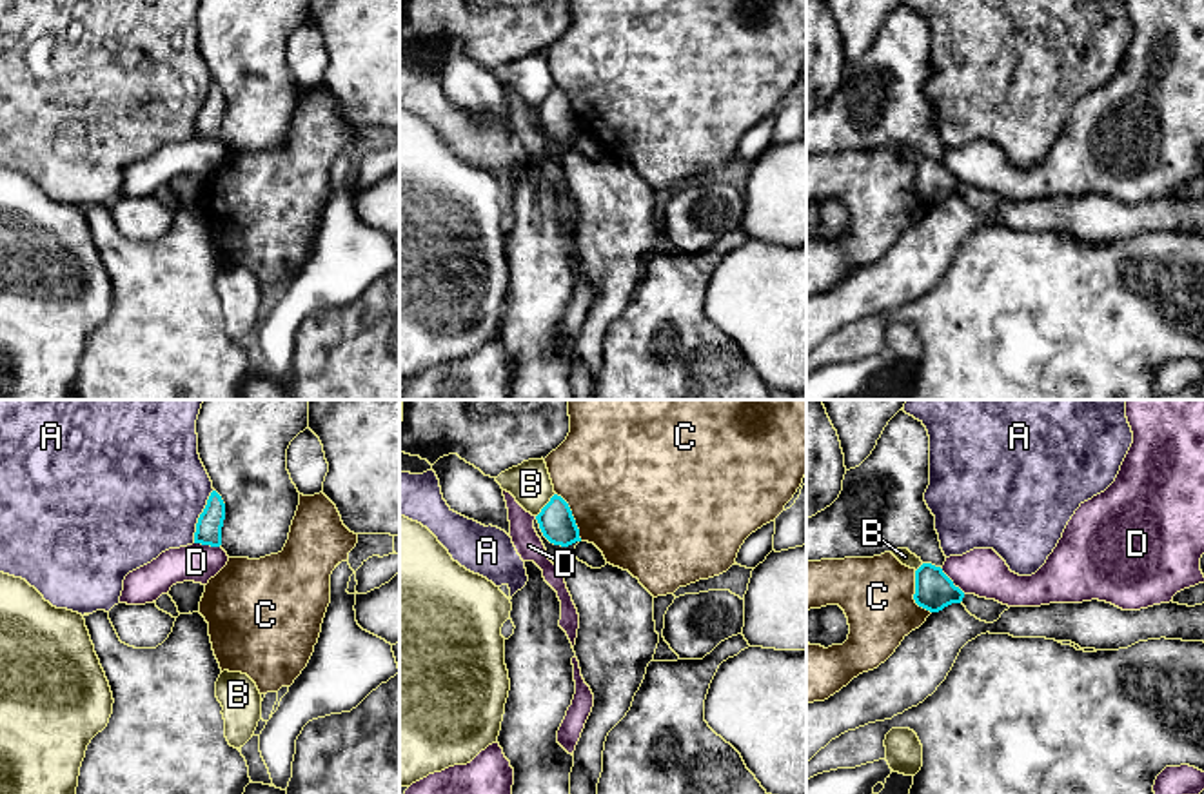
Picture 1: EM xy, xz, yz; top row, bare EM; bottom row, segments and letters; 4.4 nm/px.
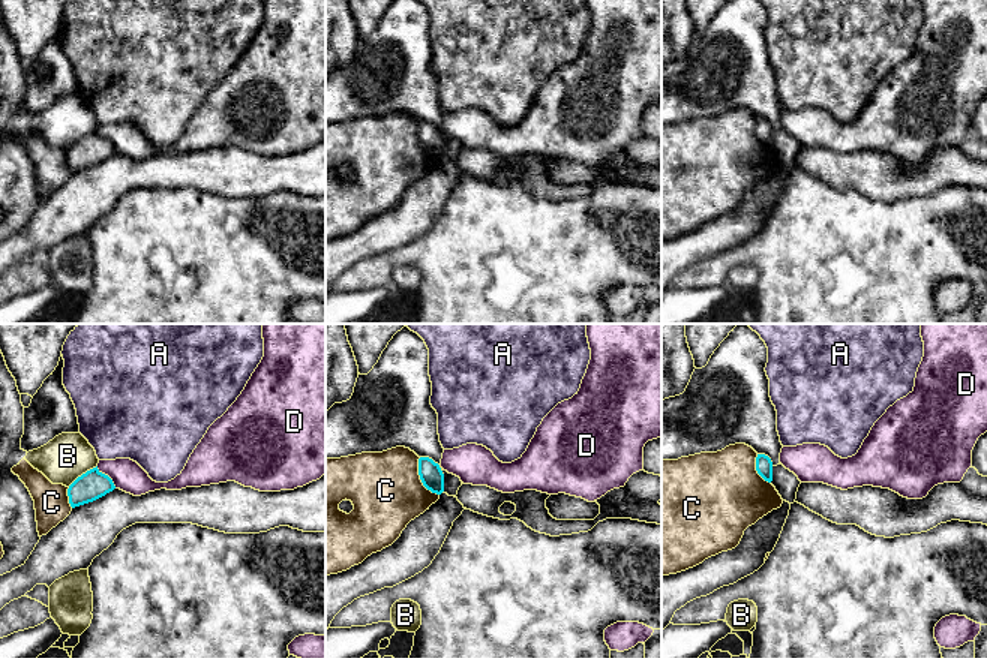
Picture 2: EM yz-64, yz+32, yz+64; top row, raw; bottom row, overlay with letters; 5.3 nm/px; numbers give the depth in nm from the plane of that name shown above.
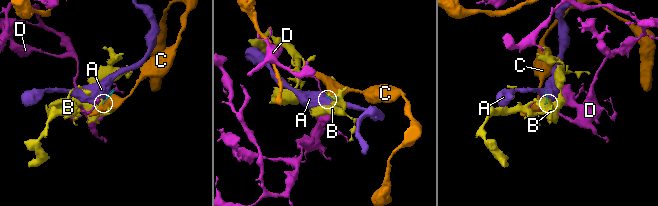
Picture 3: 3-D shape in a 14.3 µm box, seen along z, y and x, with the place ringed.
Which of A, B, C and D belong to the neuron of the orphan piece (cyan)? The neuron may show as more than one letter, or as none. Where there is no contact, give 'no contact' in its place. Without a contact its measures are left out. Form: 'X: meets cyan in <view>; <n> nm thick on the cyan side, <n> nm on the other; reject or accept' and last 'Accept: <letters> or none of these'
A: meets cyan in xy; 110 nm thick on the cyan side, 480 nm on the other; reject
B: meets cyan in xz; 160 nm thick on the cyan side, 180 nm on the other; reject
C: meets cyan in xz; 160 nm thick on the cyan side, 500 nm on the other; reject
D: meets cyan in yz; 170 nm thick on the cyan side, 200 nm on the other; reject
Accept: none of these

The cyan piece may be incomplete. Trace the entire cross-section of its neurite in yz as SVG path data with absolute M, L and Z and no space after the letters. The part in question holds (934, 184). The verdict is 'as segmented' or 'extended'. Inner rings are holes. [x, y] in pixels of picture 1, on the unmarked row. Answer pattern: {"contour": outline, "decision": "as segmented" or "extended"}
{"contour": "M923 156L915 164L913 193L930 205L939 205L952 196L962 196L972 209L986 216L997 214L1001 207L1010 202L995 193L964 187L941 160L932 156Z", "decision": "extended"}

